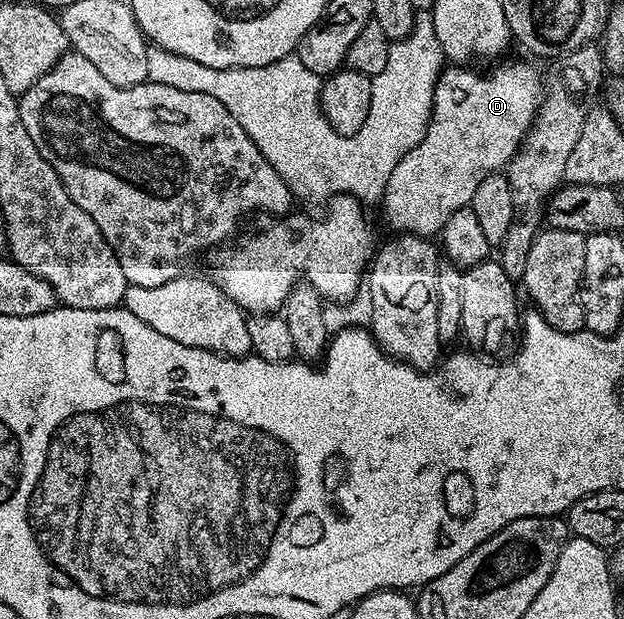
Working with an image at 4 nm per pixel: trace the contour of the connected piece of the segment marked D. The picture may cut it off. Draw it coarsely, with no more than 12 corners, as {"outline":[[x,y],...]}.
{"outline":[[530,63],[438,76],[430,124],[388,177],[398,233],[434,237],[514,158]]}

